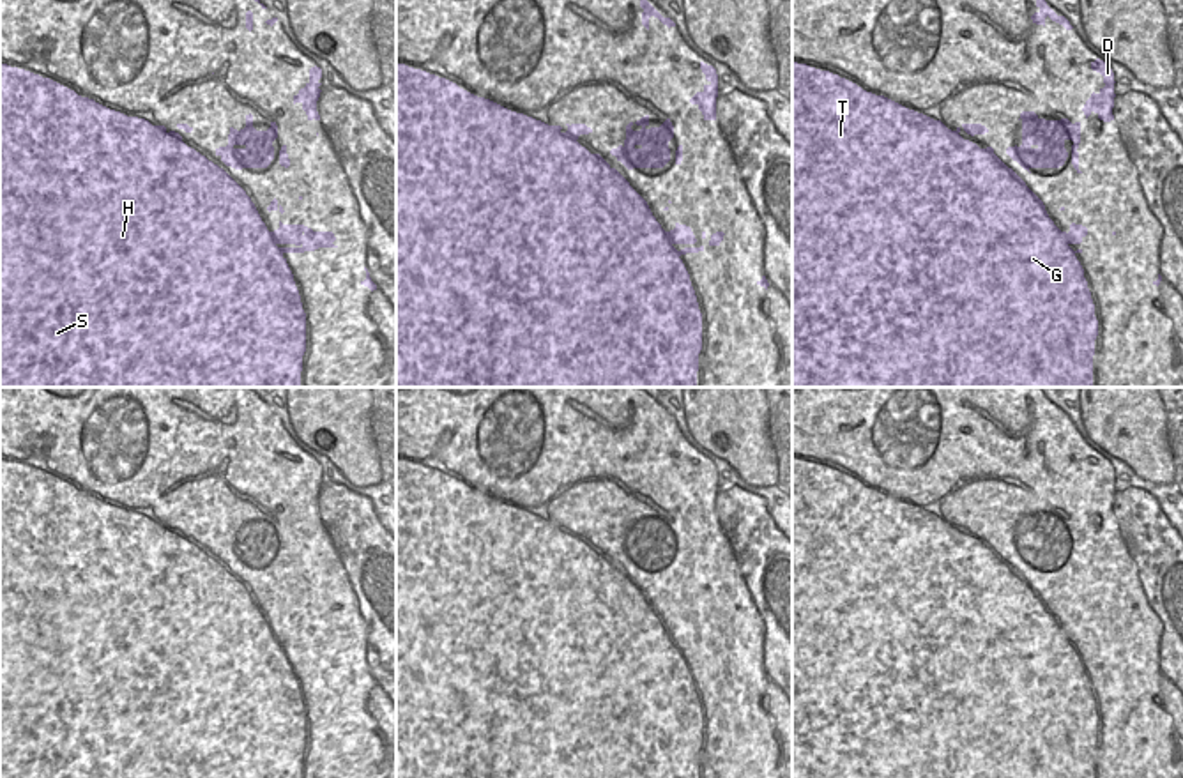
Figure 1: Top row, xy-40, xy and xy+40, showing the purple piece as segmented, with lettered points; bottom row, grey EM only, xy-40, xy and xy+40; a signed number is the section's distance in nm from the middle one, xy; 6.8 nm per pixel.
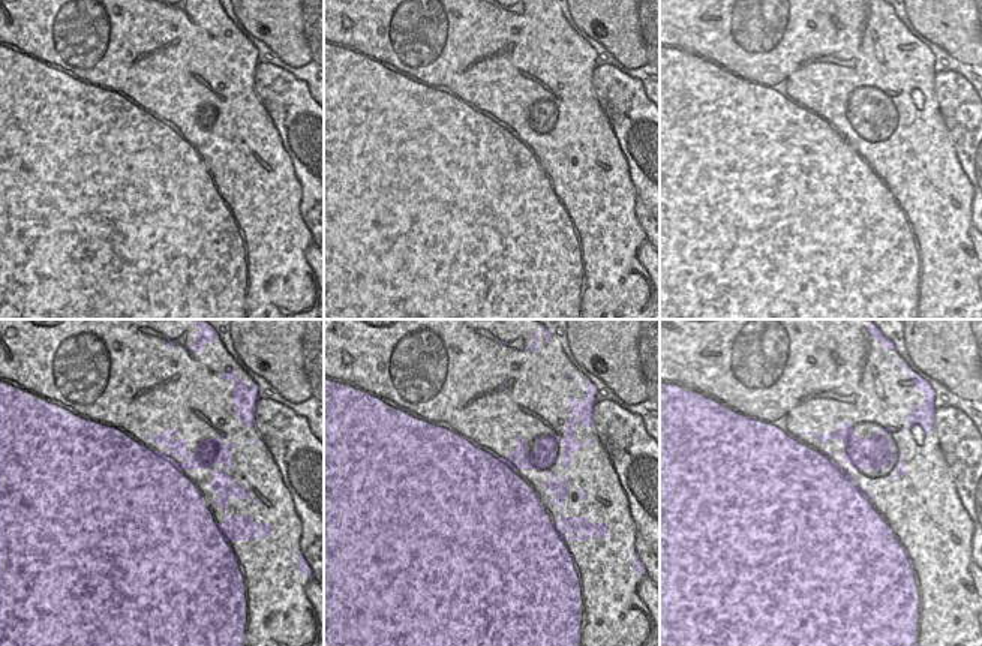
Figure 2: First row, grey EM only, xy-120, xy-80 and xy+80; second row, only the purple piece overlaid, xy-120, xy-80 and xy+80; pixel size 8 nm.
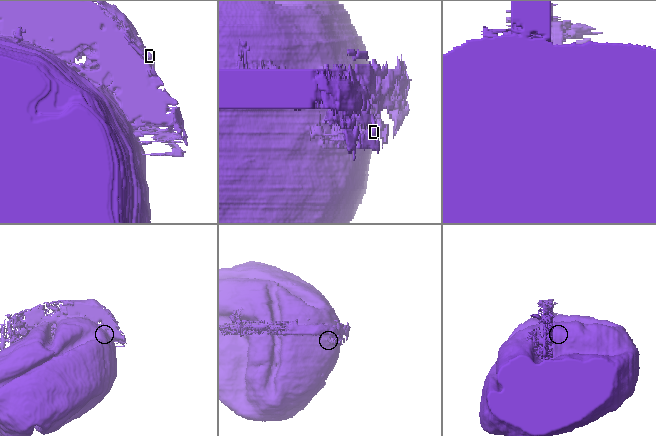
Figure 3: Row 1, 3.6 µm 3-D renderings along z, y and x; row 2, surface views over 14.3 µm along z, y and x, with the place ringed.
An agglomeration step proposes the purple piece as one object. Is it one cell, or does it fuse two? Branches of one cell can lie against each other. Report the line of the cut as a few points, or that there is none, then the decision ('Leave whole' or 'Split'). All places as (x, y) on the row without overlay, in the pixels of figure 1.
No split. Leave whole.

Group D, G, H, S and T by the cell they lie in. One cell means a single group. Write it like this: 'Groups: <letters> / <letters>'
Groups: D G H S T.

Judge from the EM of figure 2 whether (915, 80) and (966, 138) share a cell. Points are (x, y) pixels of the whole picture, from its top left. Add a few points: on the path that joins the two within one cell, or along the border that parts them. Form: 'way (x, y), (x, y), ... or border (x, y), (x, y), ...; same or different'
border (933, 83), (939, 113), (952, 140); different

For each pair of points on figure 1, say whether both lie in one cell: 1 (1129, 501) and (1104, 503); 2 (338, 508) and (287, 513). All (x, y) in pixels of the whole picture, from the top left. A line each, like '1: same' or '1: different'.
1: different
2: different

